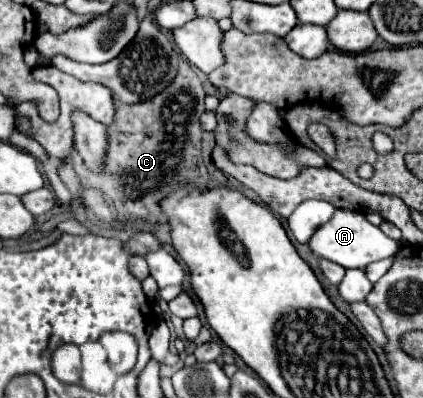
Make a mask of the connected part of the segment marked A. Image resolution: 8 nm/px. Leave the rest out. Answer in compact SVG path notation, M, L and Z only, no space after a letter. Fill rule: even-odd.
M339 210L309 240L309 248L317 258L335 262L335 264L339 264L339 266L343 266L347 270L349 268L365 268L371 262L389 258L391 254L397 252L397 246L401 246L401 242L391 240L377 226L369 224L363 214L357 214L357 212L351 212L351 210Z

